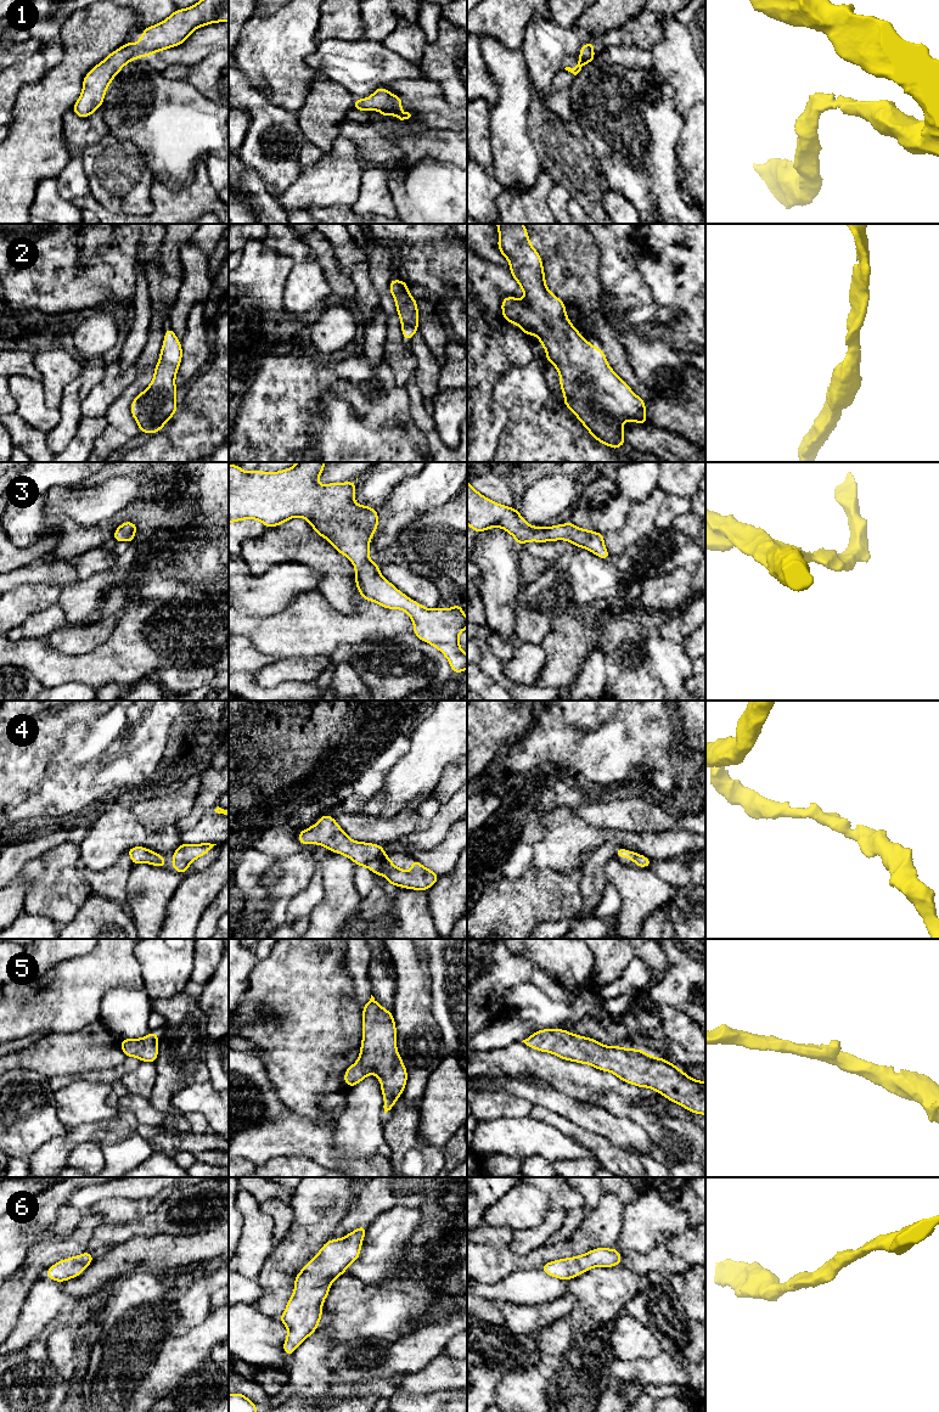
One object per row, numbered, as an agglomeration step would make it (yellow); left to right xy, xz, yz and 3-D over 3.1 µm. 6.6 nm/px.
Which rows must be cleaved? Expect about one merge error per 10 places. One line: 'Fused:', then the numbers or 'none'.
Fused: none

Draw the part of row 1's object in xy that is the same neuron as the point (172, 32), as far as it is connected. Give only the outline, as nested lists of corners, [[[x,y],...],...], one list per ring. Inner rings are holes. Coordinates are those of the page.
[[[199,0],[191,7],[175,10],[153,27],[145,27],[137,38],[139,46],[133,41],[124,44],[84,77],[83,91],[72,111],[79,118],[91,116],[102,106],[107,88],[126,63],[179,46],[195,29],[218,22],[229,22],[229,0]]]

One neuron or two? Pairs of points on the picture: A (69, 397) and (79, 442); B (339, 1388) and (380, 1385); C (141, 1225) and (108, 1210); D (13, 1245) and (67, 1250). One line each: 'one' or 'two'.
A: two
B: one
C: two
D: two

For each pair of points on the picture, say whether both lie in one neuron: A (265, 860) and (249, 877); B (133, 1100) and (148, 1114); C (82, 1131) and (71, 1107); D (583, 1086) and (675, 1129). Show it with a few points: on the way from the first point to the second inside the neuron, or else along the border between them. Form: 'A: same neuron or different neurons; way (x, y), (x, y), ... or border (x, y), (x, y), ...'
A: same neuron; way (262, 864), (252, 873)
B: same neuron; way (136, 1103), (145, 1112)
C: different neurons; border (106, 1119), (79, 1123), (68, 1130)
D: same neuron; way (606, 1090), (652, 1121)

